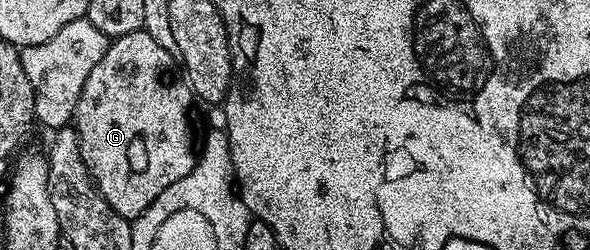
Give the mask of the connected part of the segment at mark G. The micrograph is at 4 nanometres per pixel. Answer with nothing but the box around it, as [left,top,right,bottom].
[72,29,196,220]

